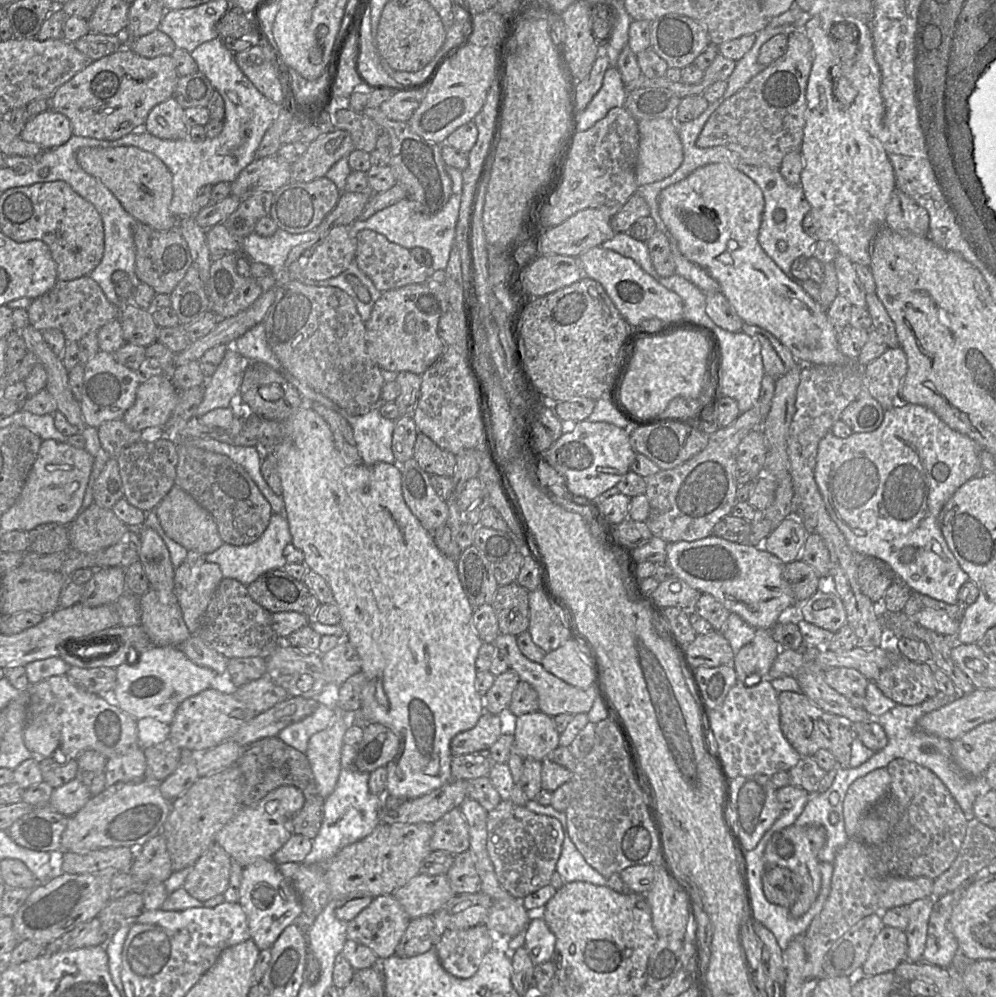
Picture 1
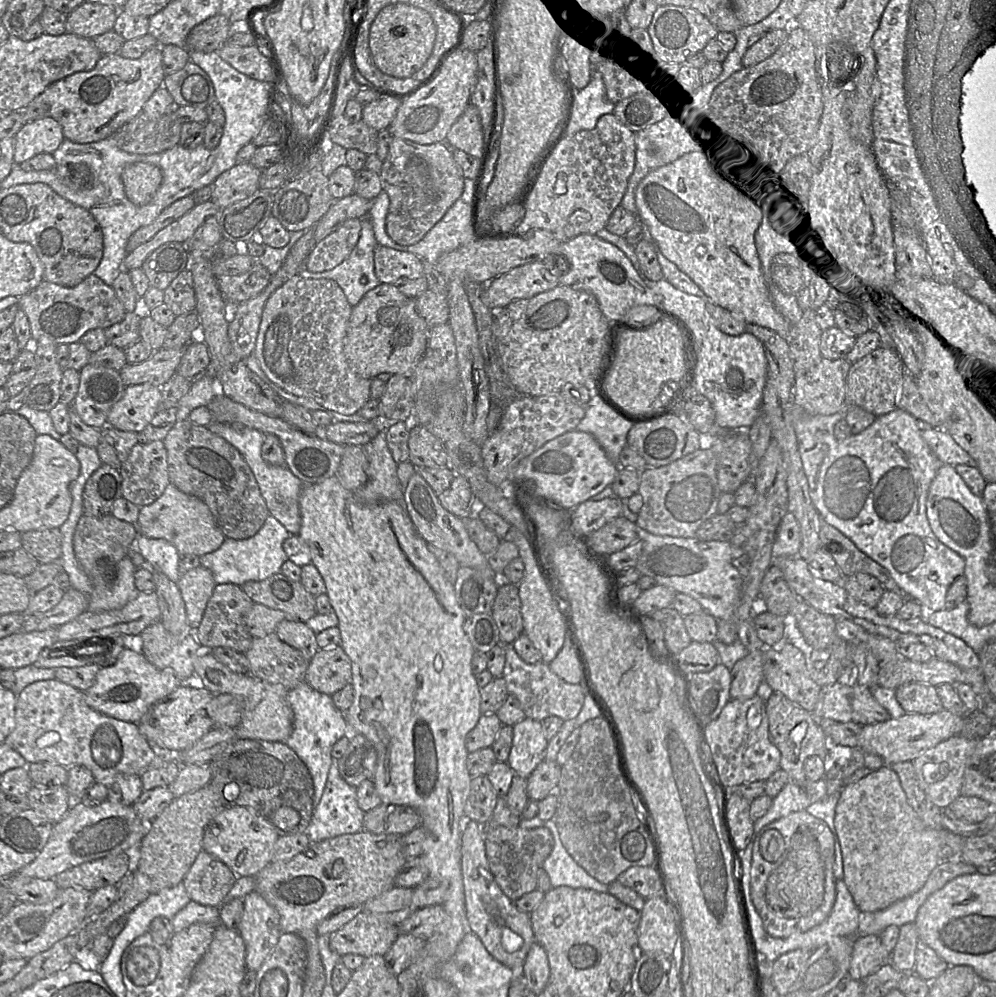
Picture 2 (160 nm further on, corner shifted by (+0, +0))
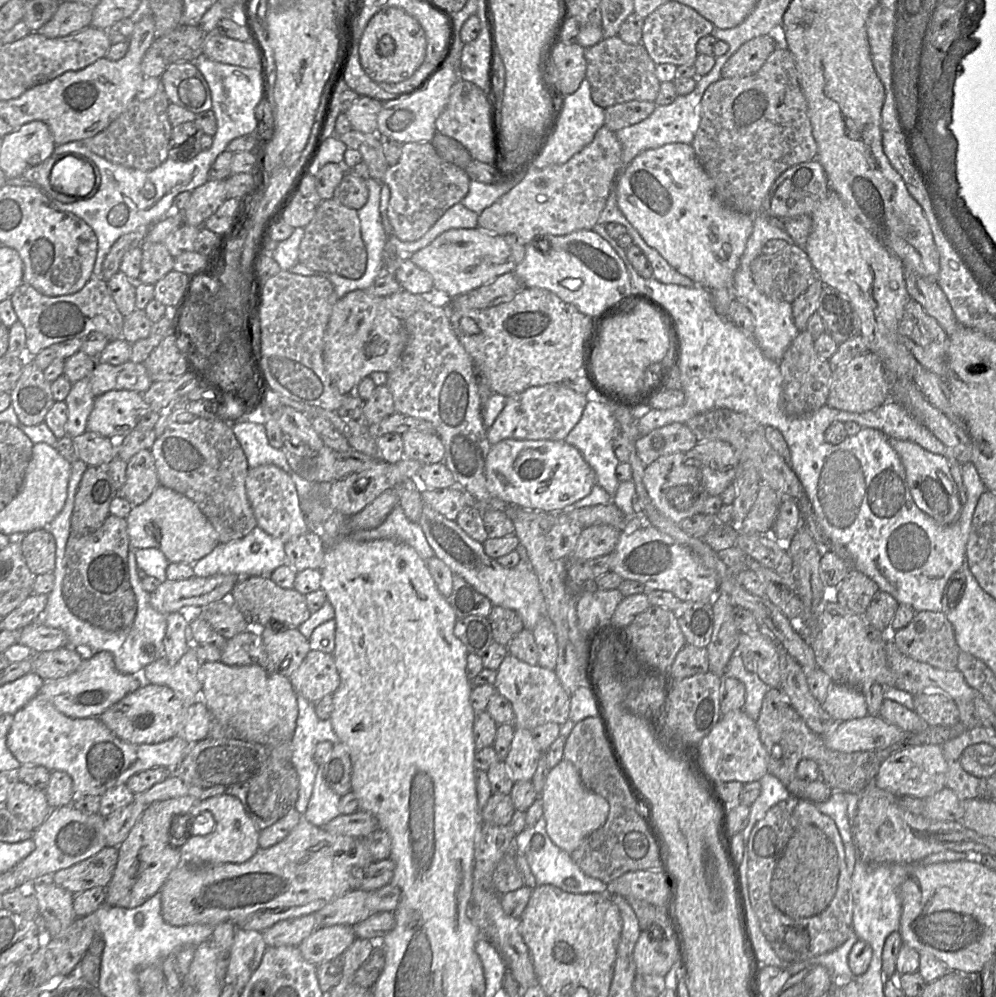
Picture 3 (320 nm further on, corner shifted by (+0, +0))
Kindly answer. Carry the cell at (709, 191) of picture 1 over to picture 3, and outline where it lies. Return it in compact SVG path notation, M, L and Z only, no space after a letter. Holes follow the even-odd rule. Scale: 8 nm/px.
M670 143L656 149L646 150L633 159L623 174L616 174L614 179L617 179L617 203L621 212L636 228L645 242L655 249L675 270L690 278L695 285L708 290L732 287L734 274L739 267L741 256L753 230L754 215L731 210L718 200L715 195L714 183L699 163L691 144Z

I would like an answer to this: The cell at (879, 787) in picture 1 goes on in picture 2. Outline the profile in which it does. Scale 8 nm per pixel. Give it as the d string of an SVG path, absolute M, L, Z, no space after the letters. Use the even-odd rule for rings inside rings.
M887 765L842 789L834 825L842 851L843 880L863 913L883 910L917 892L939 864L959 857L966 839L945 828L927 826L908 803L899 777Z

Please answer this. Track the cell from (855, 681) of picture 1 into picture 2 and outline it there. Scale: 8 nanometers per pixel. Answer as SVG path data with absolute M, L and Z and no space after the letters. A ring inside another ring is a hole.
M852 682L851 707L853 721L863 725L884 722L891 717L872 695L872 689Z

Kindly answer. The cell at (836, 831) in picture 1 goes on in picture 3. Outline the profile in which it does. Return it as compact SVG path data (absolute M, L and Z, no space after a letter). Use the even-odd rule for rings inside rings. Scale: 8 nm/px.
M833 791L829 800L815 805L822 814L829 816L835 822L844 844L847 870L852 875L856 863L856 846L852 836L851 821L847 814L847 801L844 793Z

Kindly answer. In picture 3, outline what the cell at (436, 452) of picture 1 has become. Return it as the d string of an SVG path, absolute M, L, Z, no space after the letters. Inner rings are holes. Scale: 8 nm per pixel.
M409 430L402 434L404 457L424 465L444 462L445 447L435 434Z

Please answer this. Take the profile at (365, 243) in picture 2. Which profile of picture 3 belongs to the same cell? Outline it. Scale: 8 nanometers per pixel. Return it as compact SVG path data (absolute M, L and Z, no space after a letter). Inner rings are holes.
M373 178L366 179L365 182L369 191L368 200L362 208L357 210L360 220L361 236L367 251L366 270L362 277L359 279L349 279L334 273L312 270L299 262L289 270L294 274L302 276L322 276L327 278L333 284L338 298L342 298L347 293L355 290L366 290L372 285L375 279L384 272L384 249L387 243L387 234L384 230L380 214L380 192L382 183Z

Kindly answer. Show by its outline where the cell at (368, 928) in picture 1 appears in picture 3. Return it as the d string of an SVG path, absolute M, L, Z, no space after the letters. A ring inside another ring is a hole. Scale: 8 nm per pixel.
M334 925L317 929L300 943L298 949L307 962L318 966L342 956L355 940L352 926Z

